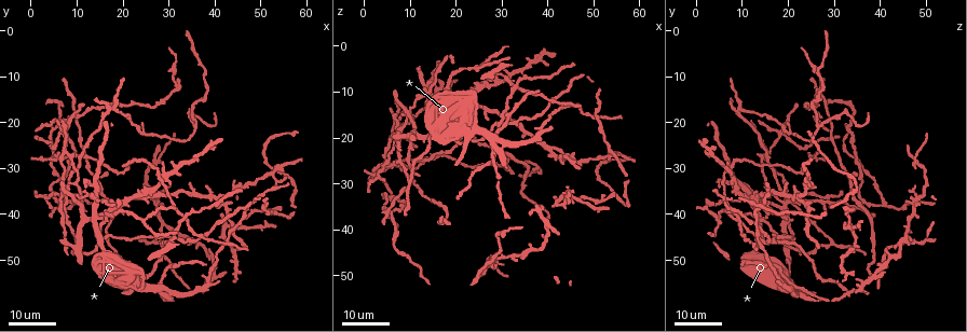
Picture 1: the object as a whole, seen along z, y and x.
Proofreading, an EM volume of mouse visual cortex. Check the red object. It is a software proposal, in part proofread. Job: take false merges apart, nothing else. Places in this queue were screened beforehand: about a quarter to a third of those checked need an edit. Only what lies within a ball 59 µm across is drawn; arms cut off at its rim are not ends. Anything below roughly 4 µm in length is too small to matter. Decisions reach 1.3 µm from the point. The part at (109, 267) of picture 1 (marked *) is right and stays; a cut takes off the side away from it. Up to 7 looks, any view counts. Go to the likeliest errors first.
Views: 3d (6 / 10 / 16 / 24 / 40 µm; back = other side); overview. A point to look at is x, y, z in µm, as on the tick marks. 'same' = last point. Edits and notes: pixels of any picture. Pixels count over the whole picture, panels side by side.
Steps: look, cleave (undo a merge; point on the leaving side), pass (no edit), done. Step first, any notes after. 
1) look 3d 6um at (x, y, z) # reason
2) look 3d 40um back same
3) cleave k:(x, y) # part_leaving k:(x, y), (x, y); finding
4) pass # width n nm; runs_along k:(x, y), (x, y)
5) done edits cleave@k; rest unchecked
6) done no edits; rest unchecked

look 3d 24um at (33.0, 41.0, 8.5)

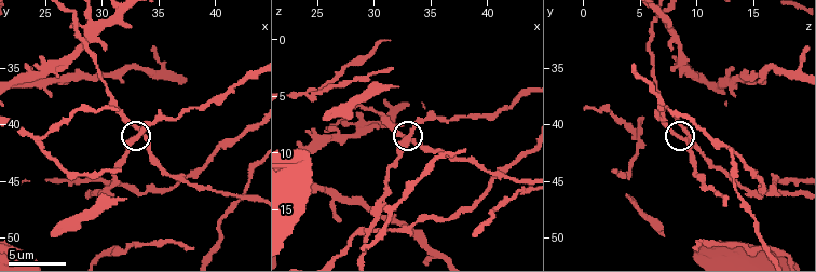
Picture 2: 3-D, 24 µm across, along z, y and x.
look 3d 10um at (33.4, 40.8, 8.0)

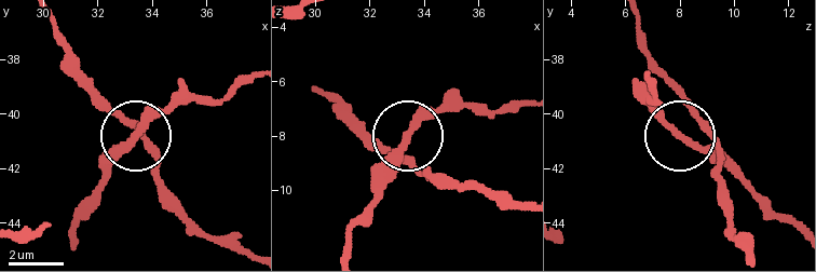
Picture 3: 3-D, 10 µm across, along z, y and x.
pass # width 200 nm; runs_along 3:(49, 18), (63, 53), (132, 122), (132, 136), (178, 90); one neuron here

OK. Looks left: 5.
look 3d 16um at (8.0, 26.5, 16.0) # four-way junction

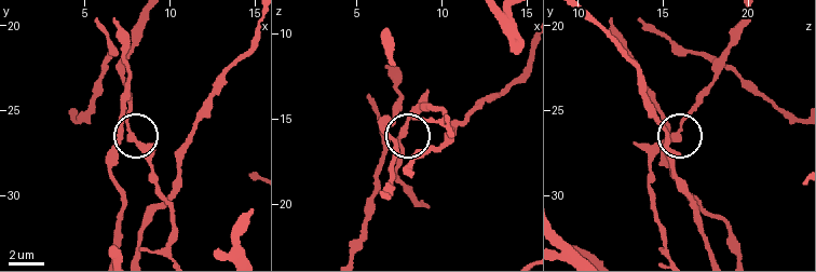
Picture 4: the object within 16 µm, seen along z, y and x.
look 3d 10um at (7.7, 26.7, 15.4) # zoom in

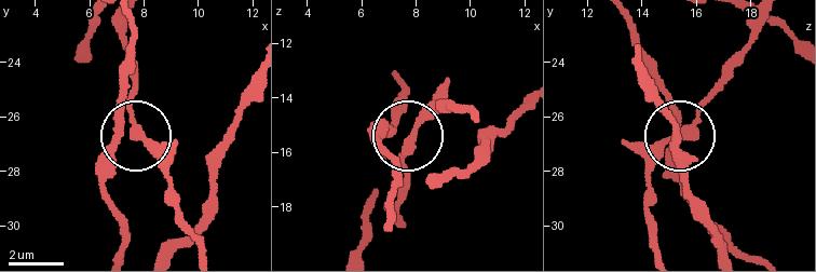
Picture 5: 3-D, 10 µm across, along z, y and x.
look 3d 6um at (7.8, 26.6, 15.5) # zoom in

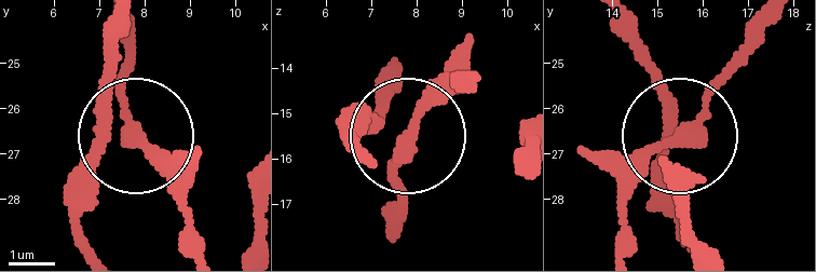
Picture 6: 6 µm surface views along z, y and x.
pass # side_arm 83 um; runs_along 6:(87, 247), (83, 189), (99, 143), (130, 127), (130, 42); continuous, no second neuron

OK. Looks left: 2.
look 3d 24um at (27.5, 28.0, 47.5) # four or more arms meet

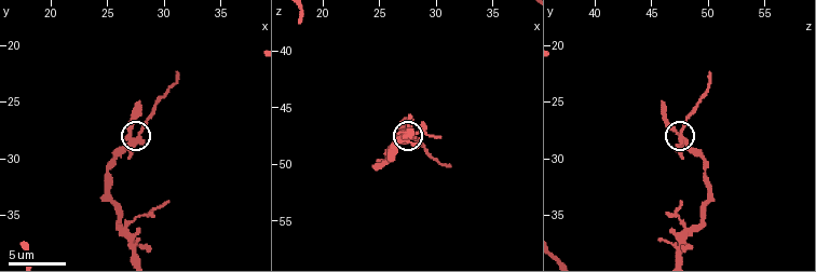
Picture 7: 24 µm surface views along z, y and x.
look 3d 10um at (27.4, 28.6, 47.6) # zoom in

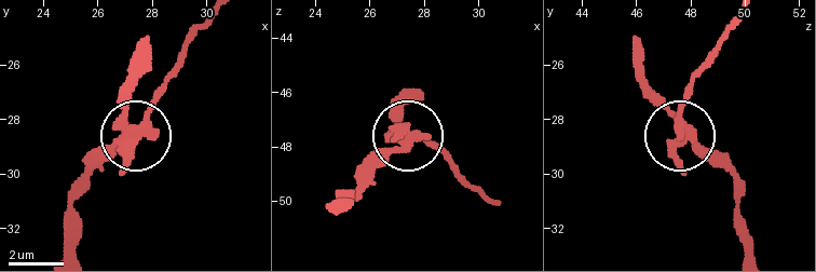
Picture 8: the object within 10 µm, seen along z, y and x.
cleave 8:(158, 100) # part_leaving 8:(131, 132), (198, 23); two neurons meet here

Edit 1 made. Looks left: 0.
done edits cleave@8; rest unchecked

